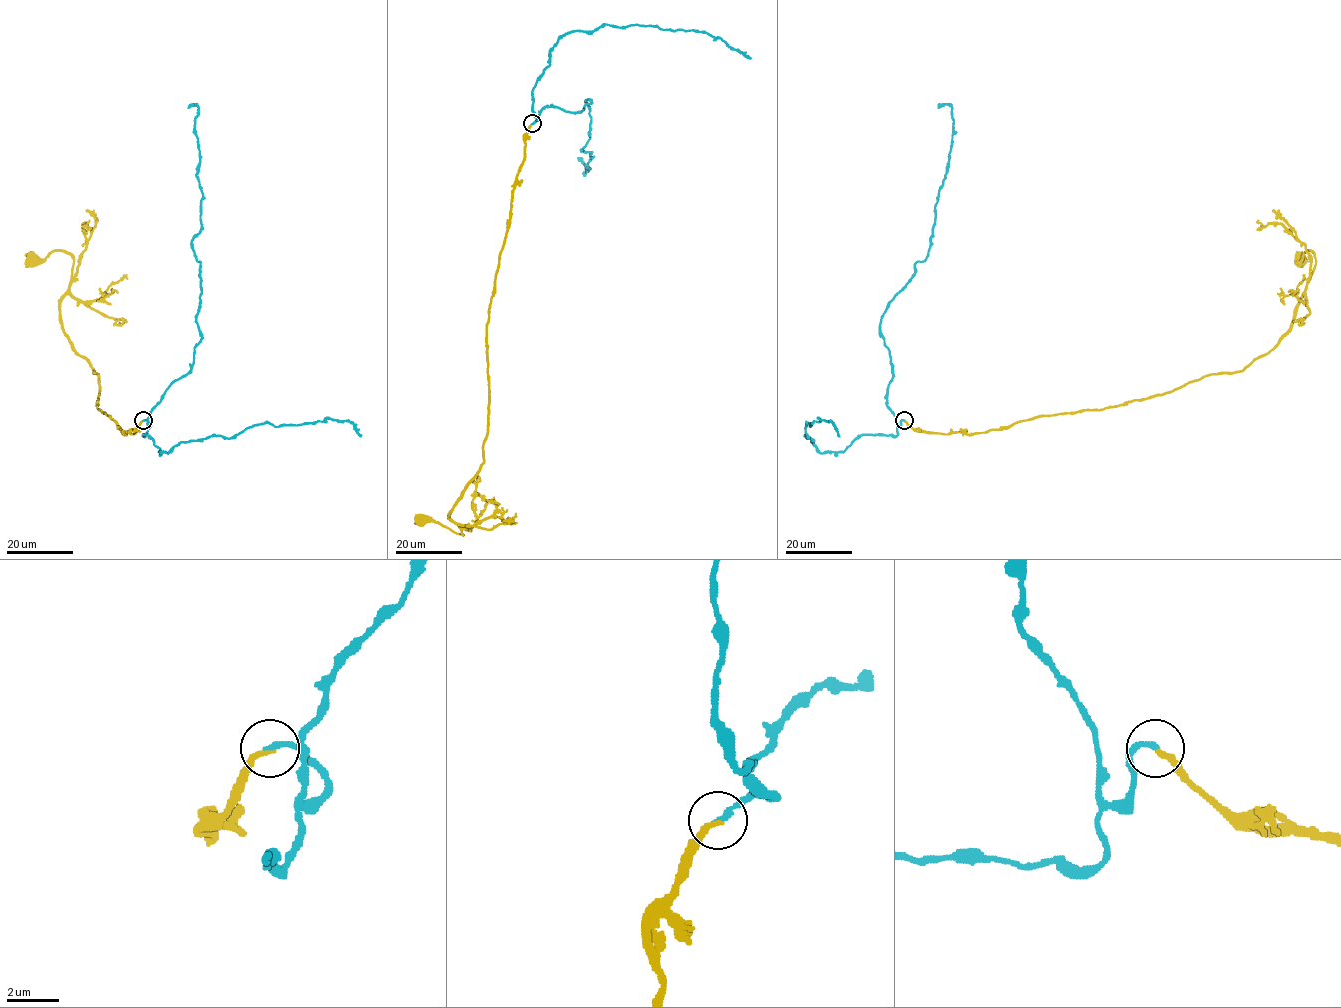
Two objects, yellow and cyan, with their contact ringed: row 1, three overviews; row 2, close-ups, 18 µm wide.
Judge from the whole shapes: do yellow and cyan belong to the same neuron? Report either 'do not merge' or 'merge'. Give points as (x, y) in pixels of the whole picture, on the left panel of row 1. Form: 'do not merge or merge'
do not merge

